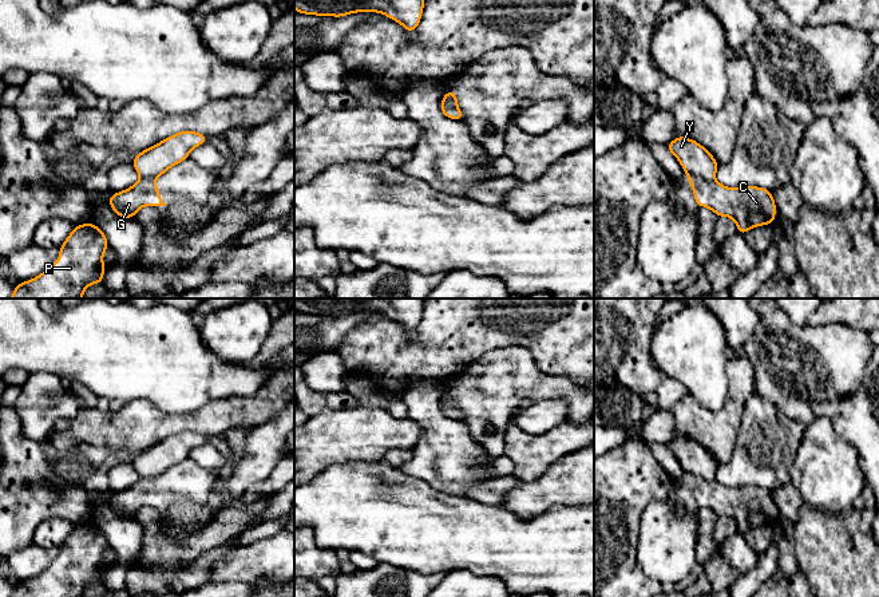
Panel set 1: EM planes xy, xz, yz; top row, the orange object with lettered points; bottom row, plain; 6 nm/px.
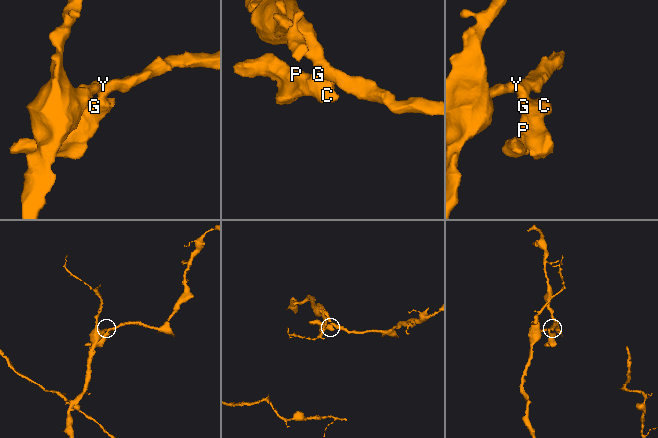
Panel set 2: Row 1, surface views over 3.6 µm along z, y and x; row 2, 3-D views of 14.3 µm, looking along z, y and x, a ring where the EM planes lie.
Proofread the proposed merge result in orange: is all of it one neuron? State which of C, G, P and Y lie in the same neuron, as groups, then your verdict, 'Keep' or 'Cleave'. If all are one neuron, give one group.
Groups: C G P / Y. Cleave

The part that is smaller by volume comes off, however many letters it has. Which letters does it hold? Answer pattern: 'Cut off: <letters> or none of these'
Cut off: C, G, P

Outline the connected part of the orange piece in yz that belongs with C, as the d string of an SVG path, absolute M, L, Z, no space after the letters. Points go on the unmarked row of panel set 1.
M692 477L688 481L696 503L709 507L717 517L732 518L741 535L752 527L775 522L776 503L768 489L751 485L732 489L716 479L705 481L701 477Z

